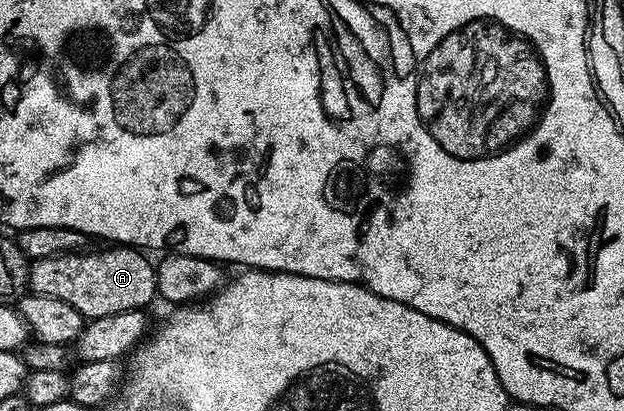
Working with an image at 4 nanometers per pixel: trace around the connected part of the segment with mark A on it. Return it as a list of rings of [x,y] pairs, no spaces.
[[[110,245],[107,248],[107,251],[83,249],[69,255],[33,260],[29,290],[36,295],[68,301],[68,305],[80,312],[86,321],[108,317],[112,313],[149,308],[158,290],[155,264],[149,263],[141,250],[129,245]]]

